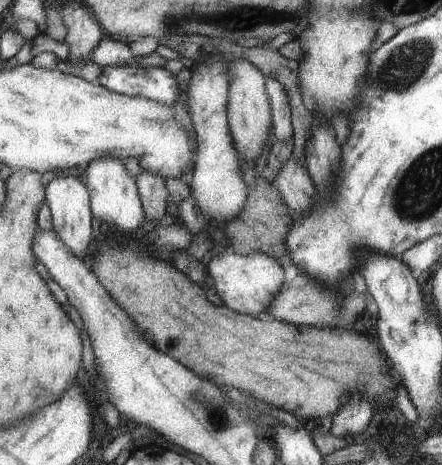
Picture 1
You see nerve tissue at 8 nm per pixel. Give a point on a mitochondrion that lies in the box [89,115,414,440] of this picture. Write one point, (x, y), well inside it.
(216, 417)

